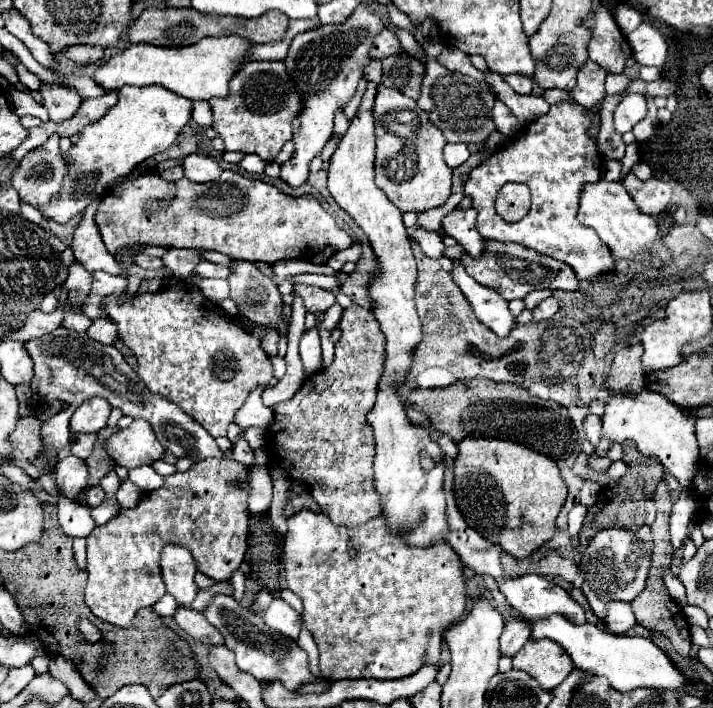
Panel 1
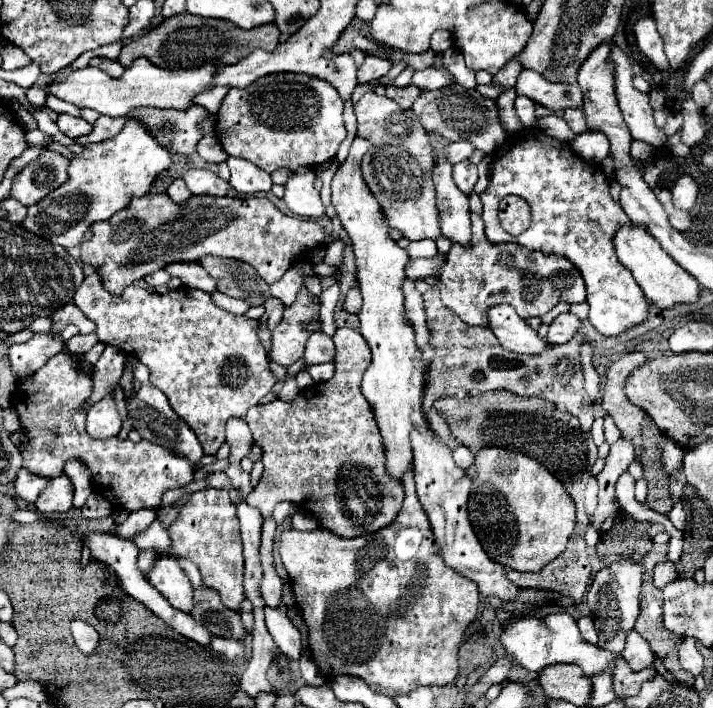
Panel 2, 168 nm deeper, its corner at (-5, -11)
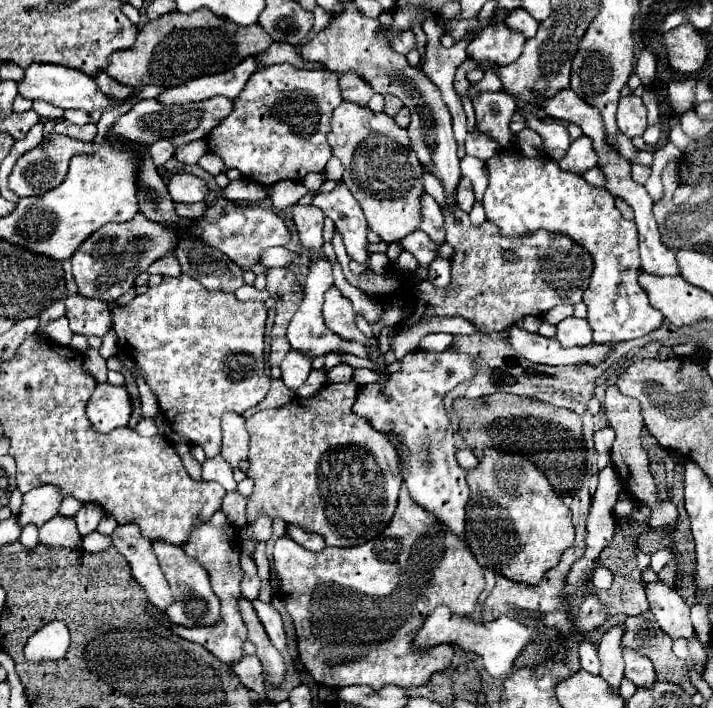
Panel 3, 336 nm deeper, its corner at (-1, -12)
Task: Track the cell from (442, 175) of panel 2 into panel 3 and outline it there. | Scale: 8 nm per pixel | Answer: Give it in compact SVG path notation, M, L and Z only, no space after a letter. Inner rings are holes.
M349 4L339 18L333 18L327 28L323 28L311 42L303 44L299 54L311 62L323 62L333 72L347 72L357 70L375 92L393 94L403 100L403 104L411 110L413 126L409 126L409 140L419 156L419 162L441 182L447 198L447 208L455 210L455 188L459 184L459 156L457 156L457 142L453 140L451 116L441 100L441 90L419 70L407 64L407 58L397 54L385 40L377 38L379 20L363 18L355 4Z

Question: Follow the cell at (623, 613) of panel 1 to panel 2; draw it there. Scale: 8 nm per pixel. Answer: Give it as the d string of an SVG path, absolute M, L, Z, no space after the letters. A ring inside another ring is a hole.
M631 631L627 635L623 659L629 663L631 671L635 671L635 673L643 671L645 667L653 667L653 663L655 663L653 651L649 651L649 645L645 643L645 639L641 639L641 635L637 635L635 631Z

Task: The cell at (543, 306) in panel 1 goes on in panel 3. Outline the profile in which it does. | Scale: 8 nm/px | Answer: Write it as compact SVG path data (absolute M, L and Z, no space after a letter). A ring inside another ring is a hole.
M569 316L561 320L561 324L557 324L555 338L561 346L587 346L593 342L589 322L575 316Z

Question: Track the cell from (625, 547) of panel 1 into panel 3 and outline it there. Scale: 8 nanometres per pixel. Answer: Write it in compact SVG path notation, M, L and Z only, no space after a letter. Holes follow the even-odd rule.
M623 624L611 626L597 646L597 654L601 660L601 676L613 686L619 688L623 680L623 656L621 656L621 636L623 636Z

